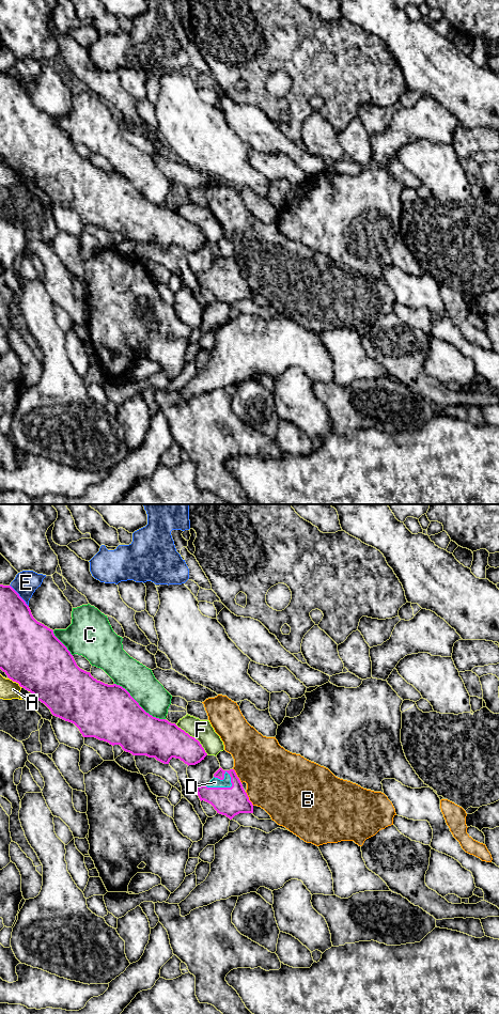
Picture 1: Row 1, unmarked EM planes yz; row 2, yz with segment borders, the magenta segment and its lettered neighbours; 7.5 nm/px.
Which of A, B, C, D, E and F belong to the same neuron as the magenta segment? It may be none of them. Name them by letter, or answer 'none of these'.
D

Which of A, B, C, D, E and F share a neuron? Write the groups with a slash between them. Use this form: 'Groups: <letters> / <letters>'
Groups: A / B / C / D / E / F

